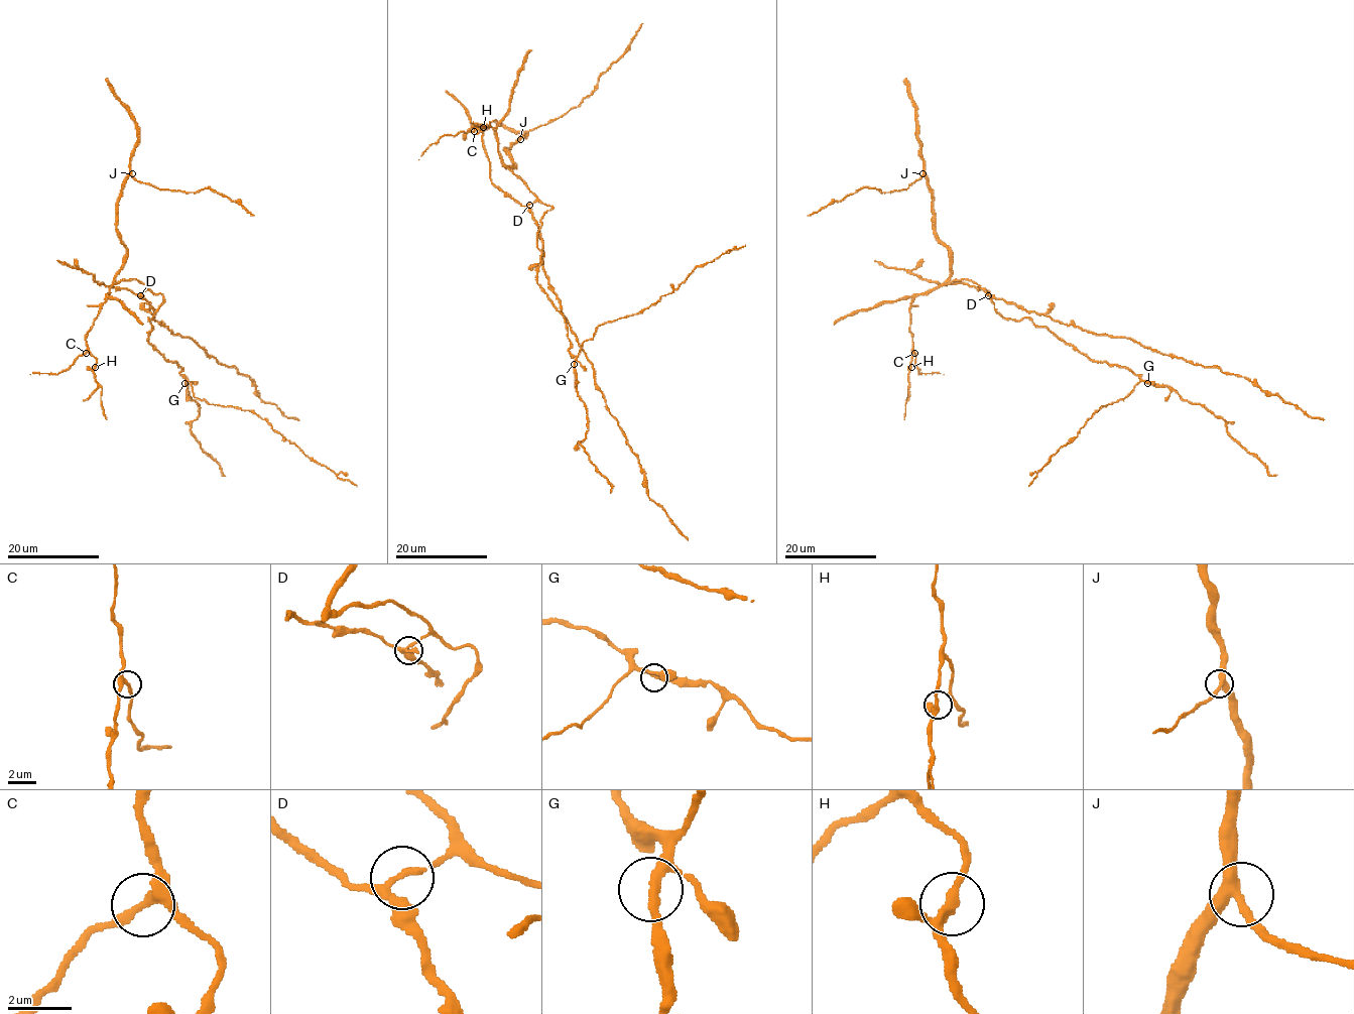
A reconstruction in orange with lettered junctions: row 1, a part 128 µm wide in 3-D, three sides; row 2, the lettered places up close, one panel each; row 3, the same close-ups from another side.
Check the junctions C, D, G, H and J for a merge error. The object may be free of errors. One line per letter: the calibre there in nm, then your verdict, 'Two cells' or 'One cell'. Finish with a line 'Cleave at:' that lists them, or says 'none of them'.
C: Thickness 240 nm. One cell
D: Thickness 220 nm. Two cells
G: Thickness 240 nm. One cell
H: Thickness 240 nm. One cell
J: Thickness 360 nm. One cell
Cleave at: D

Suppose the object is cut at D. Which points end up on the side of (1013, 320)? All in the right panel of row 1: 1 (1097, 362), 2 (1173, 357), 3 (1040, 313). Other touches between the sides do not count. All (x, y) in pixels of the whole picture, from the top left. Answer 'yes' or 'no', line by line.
1: yes
2: no
3: no

